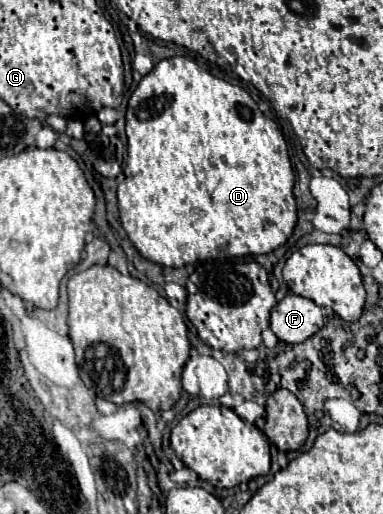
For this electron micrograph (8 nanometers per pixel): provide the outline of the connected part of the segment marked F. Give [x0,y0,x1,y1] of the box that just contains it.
[270,293,324,343]

